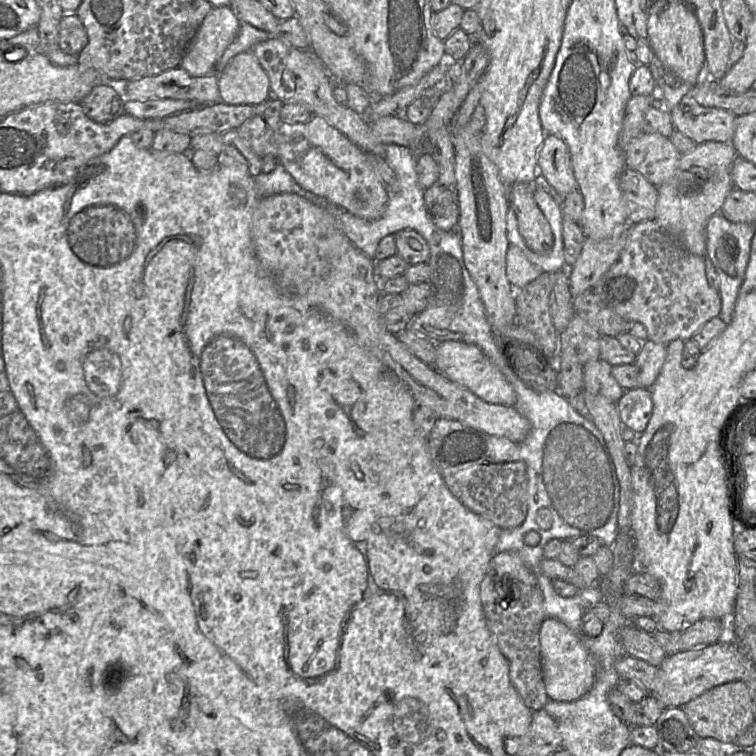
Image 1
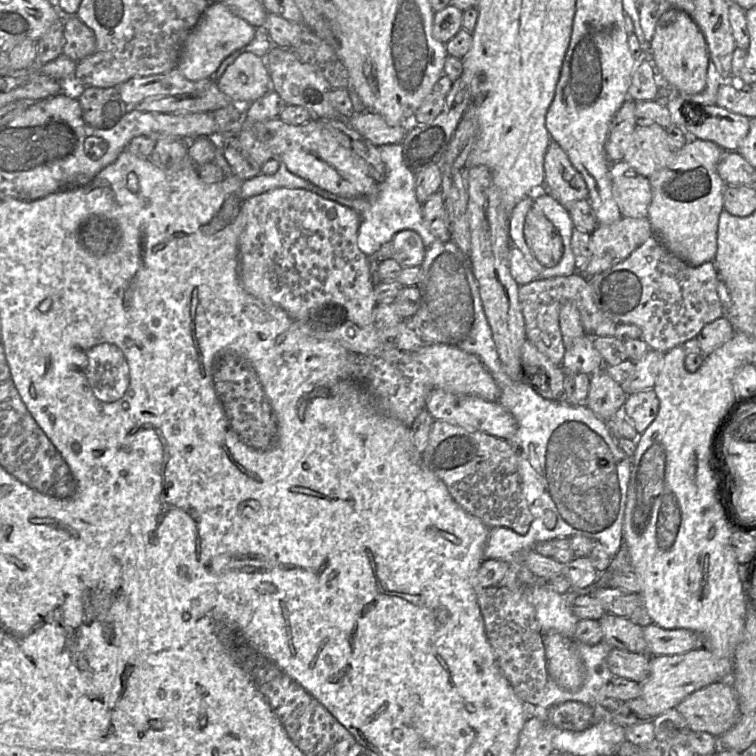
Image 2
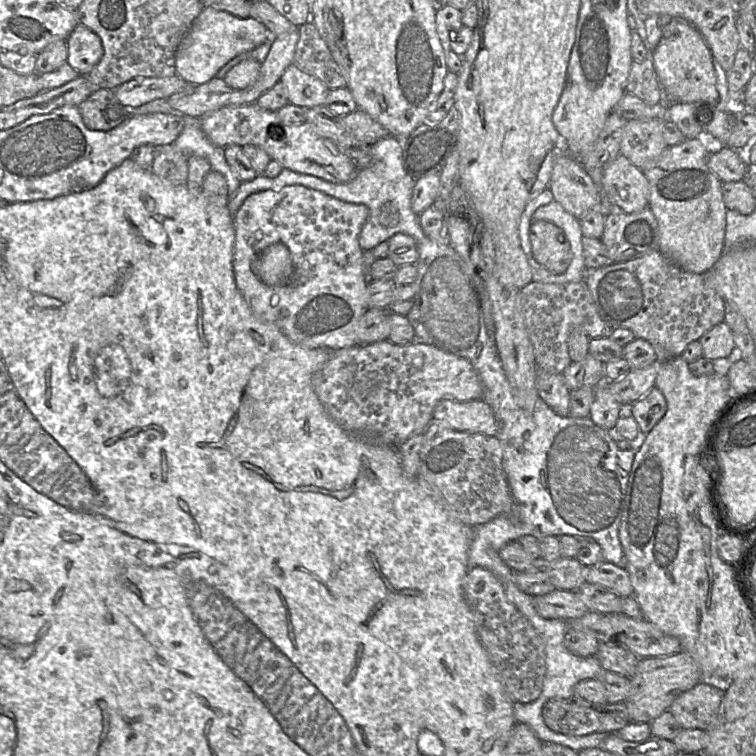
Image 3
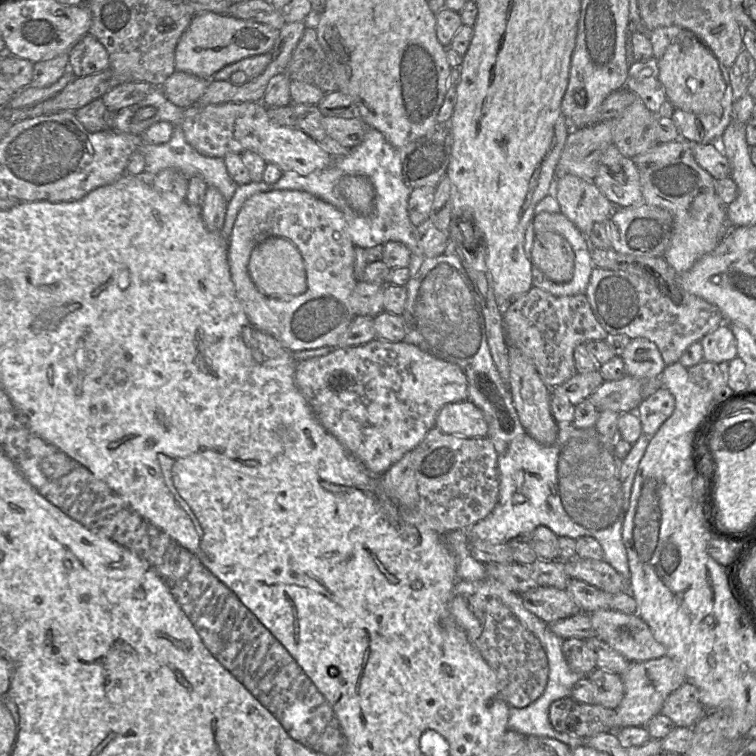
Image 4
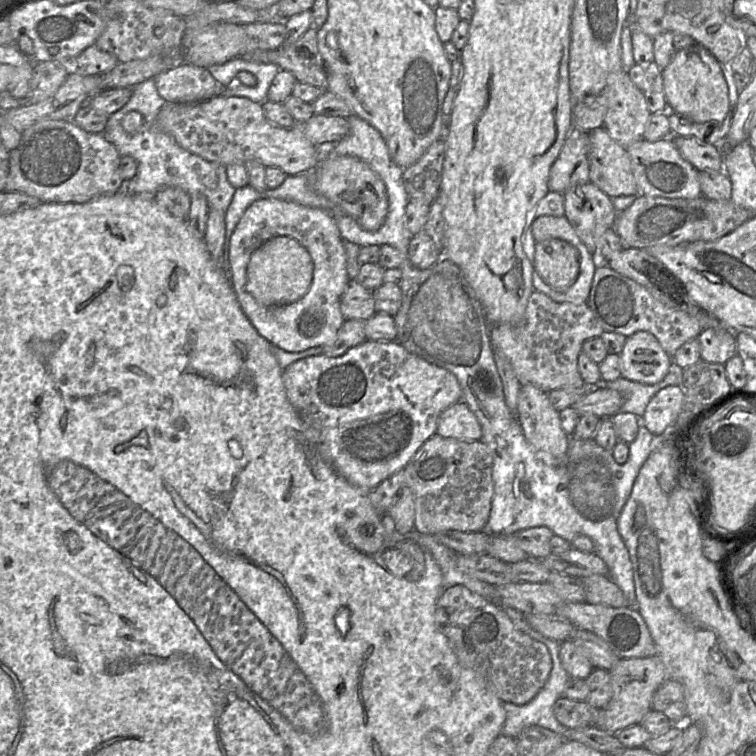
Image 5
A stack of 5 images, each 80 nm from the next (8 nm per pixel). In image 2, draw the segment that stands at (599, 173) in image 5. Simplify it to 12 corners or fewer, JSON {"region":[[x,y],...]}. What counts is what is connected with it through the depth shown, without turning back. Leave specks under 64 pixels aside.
{"region":[[625,160],[611,164],[613,197],[622,217],[645,218],[649,178]]}

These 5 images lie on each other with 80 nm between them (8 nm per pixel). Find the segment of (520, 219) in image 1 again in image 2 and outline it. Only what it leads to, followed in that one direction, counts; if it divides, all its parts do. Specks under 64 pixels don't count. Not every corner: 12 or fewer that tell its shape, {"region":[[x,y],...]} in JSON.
{"region":[[533,207],[524,238],[536,259],[556,266],[564,252],[558,229]]}

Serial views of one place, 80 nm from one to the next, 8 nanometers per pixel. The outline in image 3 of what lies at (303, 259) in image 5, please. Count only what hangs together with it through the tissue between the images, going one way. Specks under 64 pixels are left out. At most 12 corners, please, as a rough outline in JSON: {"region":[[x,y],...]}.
{"region":[[287,246],[265,248],[253,264],[267,286],[283,286],[294,272]]}

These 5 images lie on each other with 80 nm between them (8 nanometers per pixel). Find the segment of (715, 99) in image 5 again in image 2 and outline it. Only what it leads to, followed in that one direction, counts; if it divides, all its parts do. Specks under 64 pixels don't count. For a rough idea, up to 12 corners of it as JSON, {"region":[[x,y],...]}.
{"region":[[675,7],[650,44],[656,72],[676,93],[705,90],[703,33]]}

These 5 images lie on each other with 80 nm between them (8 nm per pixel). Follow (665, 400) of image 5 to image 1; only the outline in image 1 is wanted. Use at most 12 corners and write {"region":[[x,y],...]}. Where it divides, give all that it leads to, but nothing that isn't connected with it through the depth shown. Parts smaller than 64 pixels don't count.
{"region":[[626,390],[616,407],[621,422],[642,433],[652,416],[652,394]]}

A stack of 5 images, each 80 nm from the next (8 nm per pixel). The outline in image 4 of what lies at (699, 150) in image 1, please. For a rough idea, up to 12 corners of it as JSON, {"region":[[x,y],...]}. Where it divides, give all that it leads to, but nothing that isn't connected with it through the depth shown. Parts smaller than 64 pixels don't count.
{"region":[[683,139],[632,158],[644,202],[673,215],[678,275],[731,230],[715,179]]}

